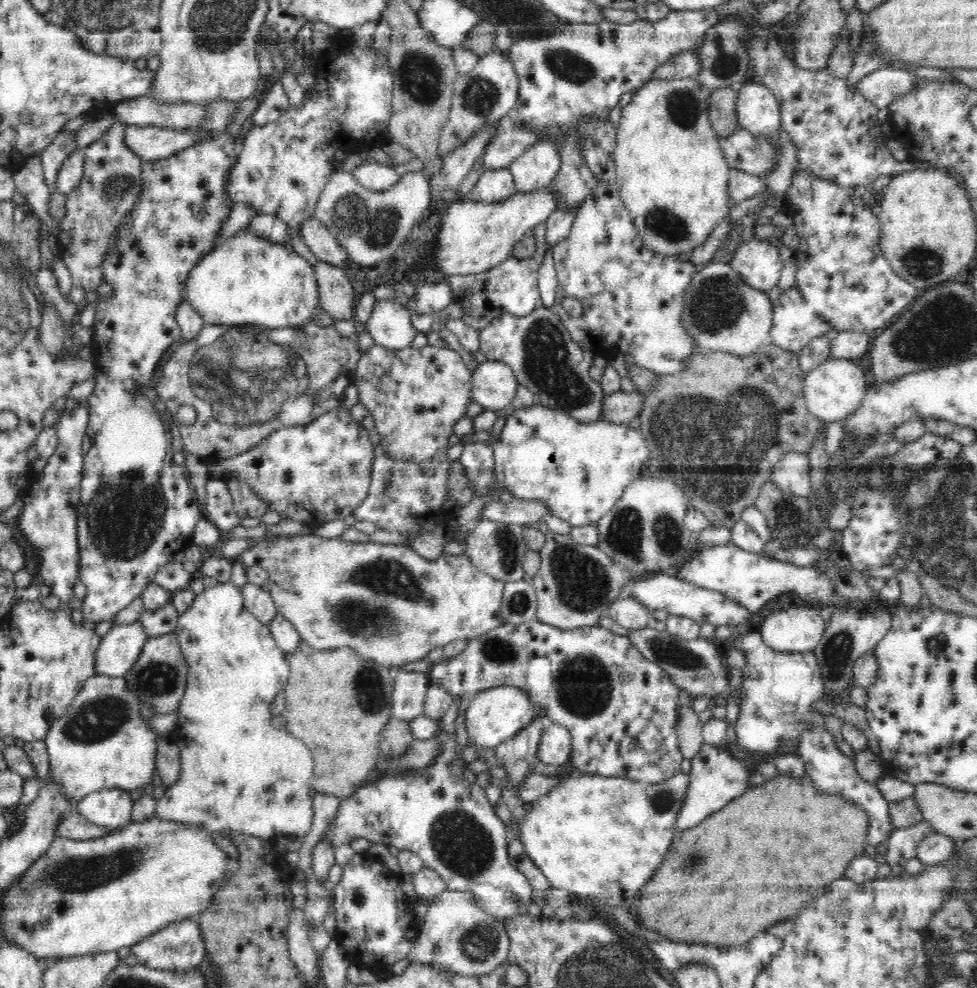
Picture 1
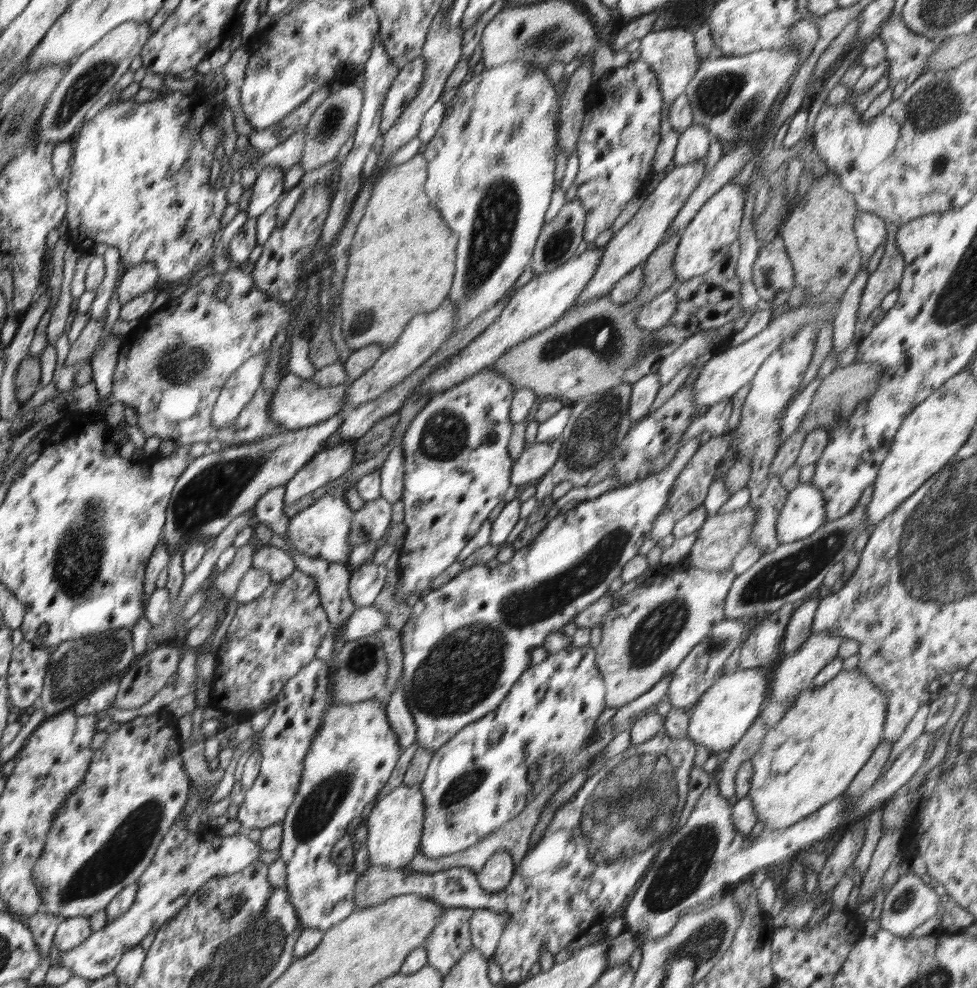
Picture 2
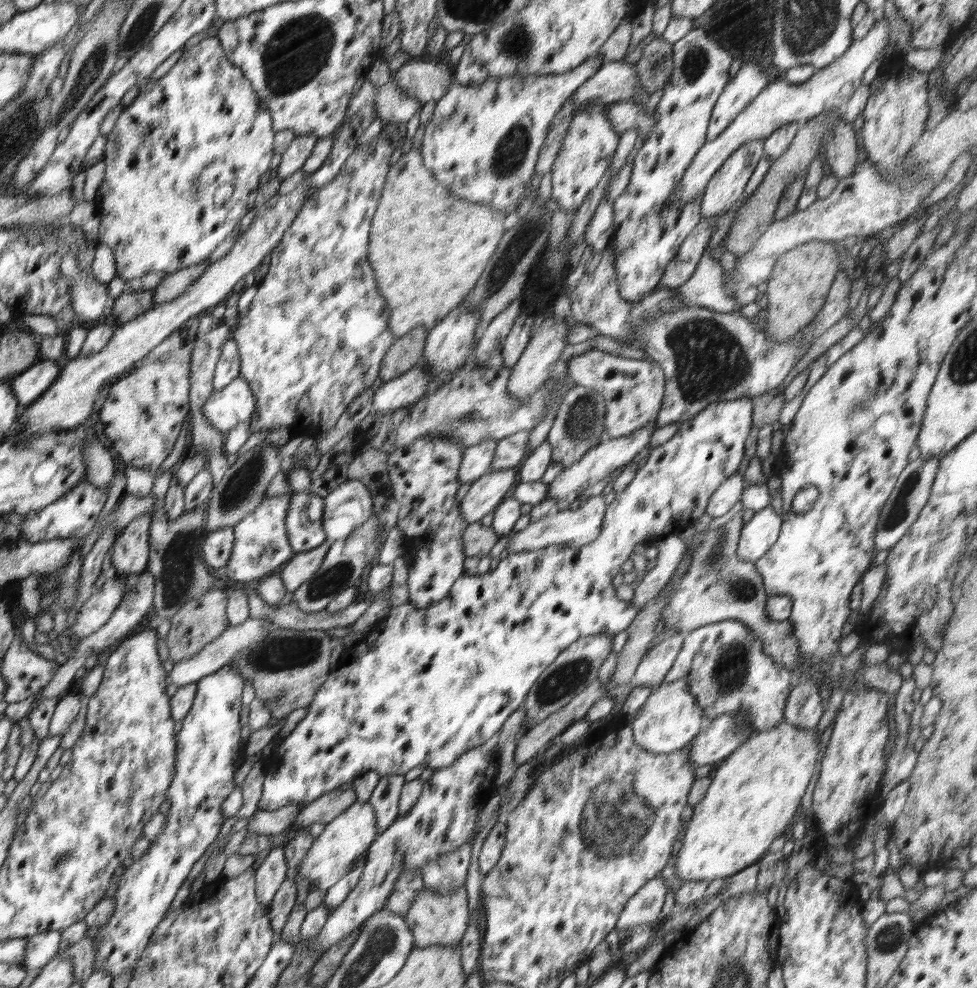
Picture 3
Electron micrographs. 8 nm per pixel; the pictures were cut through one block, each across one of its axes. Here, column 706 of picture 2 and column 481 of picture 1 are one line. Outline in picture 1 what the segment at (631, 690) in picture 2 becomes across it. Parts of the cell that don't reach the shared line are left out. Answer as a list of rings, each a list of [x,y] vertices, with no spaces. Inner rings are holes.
[[[310,533],[306,535],[296,535],[283,538],[281,535],[268,535],[261,539],[256,539],[254,546],[250,546],[243,552],[238,559],[243,566],[258,565],[267,570],[269,579],[264,586],[264,590],[268,590],[277,606],[277,612],[280,612],[284,618],[288,619],[296,631],[300,633],[300,638],[318,652],[330,652],[334,648],[352,648],[355,652],[362,656],[363,660],[372,660],[381,666],[388,667],[392,672],[397,668],[410,662],[415,662],[426,658],[432,649],[444,648],[450,642],[458,639],[471,639],[475,636],[482,636],[485,632],[506,623],[500,616],[502,593],[505,583],[496,580],[492,575],[486,574],[478,570],[471,563],[471,560],[464,555],[440,555],[436,560],[426,560],[420,556],[408,544],[382,544],[376,542],[349,542],[344,541],[340,536],[333,538],[324,538],[318,534]]]

